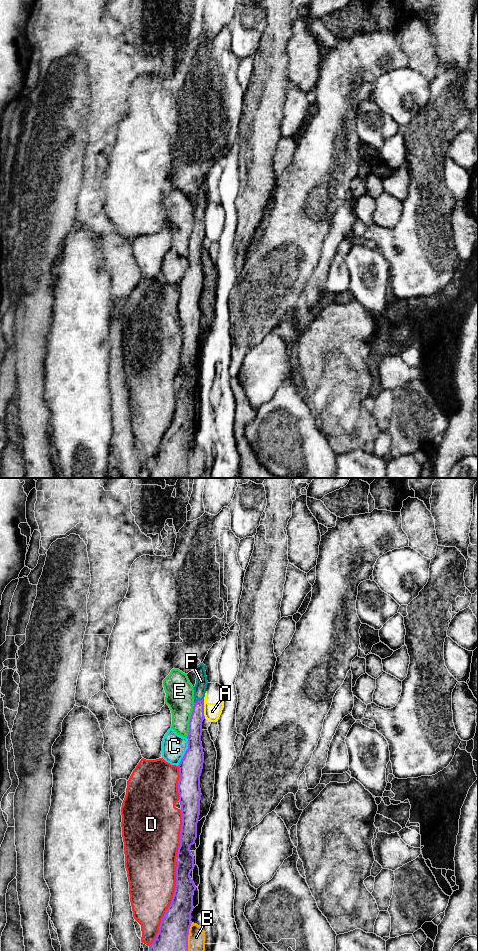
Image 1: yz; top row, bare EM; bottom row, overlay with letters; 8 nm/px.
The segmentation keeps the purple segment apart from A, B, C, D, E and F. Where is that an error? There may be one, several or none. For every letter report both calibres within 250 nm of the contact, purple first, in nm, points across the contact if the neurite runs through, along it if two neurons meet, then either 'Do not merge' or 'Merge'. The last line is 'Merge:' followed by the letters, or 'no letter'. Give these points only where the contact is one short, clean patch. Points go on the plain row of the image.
A: Thickness 110 nm (purple) against 140 nm. Boundary: yz (203, 220), (203, 235), (205, 238). Do not merge
B: Thickness 320 nm (purple) against 140 nm. Do not merge
C: Thickness 190 nm (purple) against 200 nm. Boundary: yz (187, 258), (187, 269), (177, 285). Do not merge
D: Thickness 180 nm (purple) against 420 nm. Do not merge
E: Thickness 120 nm (purple) against 220 nm. Do not merge
F: Thickness 110 nm (purple) against 100 nm. Path across: yz (195, 244), (199, 220), (200, 207). Merge
Merge: F

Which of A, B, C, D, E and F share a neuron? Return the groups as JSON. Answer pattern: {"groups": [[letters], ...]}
{"groups": [["A"], ["B"], ["C"], ["D"], ["E"], ["F"]]}

